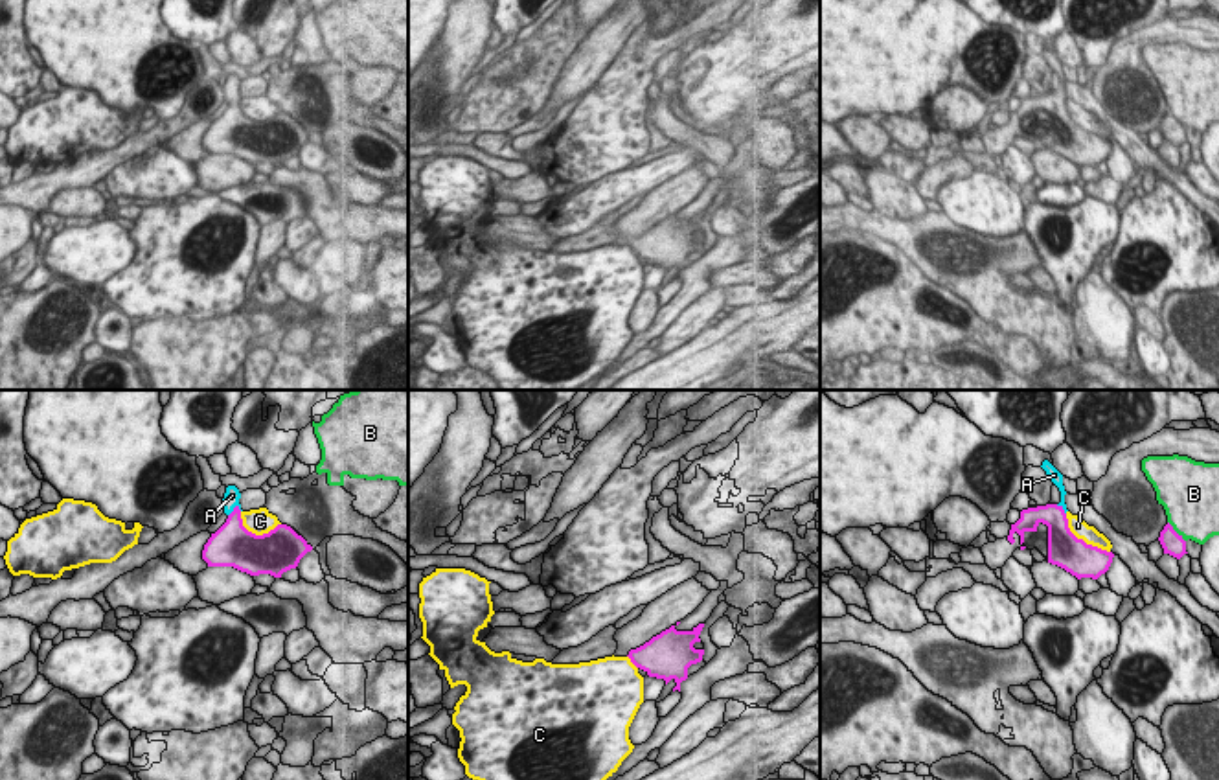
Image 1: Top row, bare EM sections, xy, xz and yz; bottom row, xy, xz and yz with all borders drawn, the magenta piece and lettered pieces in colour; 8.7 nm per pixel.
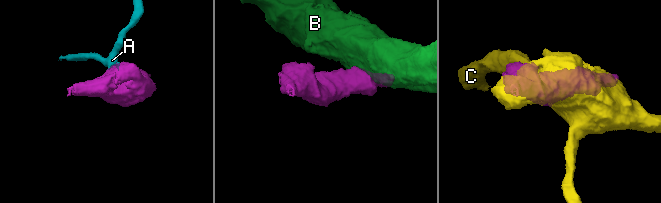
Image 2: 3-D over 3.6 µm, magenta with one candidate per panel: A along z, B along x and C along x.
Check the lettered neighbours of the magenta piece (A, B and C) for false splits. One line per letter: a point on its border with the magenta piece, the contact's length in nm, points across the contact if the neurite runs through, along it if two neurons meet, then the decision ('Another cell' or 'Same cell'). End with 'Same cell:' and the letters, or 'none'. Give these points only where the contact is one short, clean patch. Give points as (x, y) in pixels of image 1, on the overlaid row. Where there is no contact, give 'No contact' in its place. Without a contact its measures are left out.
A: Touches magenta at xy (234, 510). Shared border 140 nm. Path across: xy (232, 538), (234, 510), (232, 495). Same cell
B: Touches magenta at yz (1175, 532). Shared border 240 nm. Another cell
C: Touches magenta at yz (1082, 539). Shared border 550 nm. Another cell
Same cell: A

